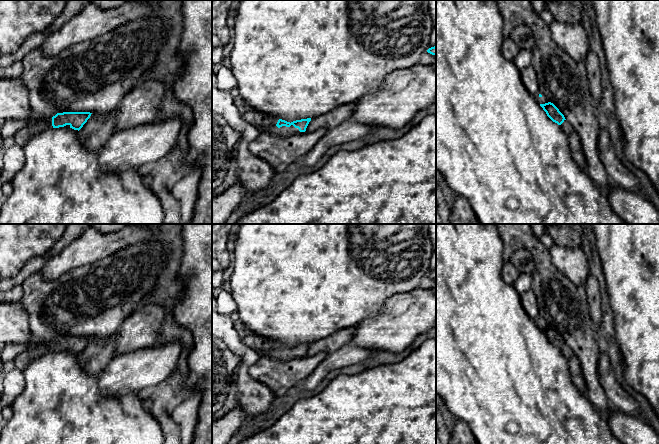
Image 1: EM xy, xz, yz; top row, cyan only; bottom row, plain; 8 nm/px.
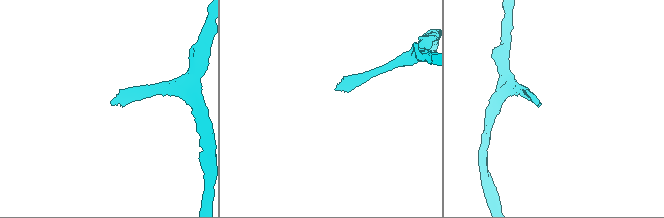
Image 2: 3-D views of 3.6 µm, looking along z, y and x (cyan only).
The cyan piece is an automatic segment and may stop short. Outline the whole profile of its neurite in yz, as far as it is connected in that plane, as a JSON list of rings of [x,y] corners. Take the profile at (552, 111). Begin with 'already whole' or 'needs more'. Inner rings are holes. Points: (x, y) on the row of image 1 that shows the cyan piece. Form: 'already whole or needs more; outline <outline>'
needs more; outline [[[541,94],[536,96],[537,102],[546,112],[547,116],[555,123],[557,123],[563,132],[569,136],[571,133],[575,132],[574,127],[565,119],[564,115],[559,111],[559,109],[551,102],[549,102]]]

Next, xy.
needs more; outline [[[31,110],[29,116],[25,119],[26,125],[13,135],[15,144],[23,148],[32,136],[52,127],[67,126],[79,131],[90,118],[91,114],[90,112],[63,112],[57,113],[51,118],[45,118]]]

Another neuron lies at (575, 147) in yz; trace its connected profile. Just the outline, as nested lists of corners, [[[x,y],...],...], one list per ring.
[[[573,132],[568,136],[568,144],[572,159],[574,160],[574,162],[577,164],[581,171],[587,173],[588,171],[587,161],[584,157],[582,145],[576,132]]]

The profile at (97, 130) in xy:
[[[116,109],[106,114],[92,113],[87,122],[78,131],[82,144],[89,150],[99,151],[115,132]]]

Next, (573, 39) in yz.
[[[554,20],[549,25],[553,41],[577,62],[585,62],[590,51],[589,37],[582,25]]]

